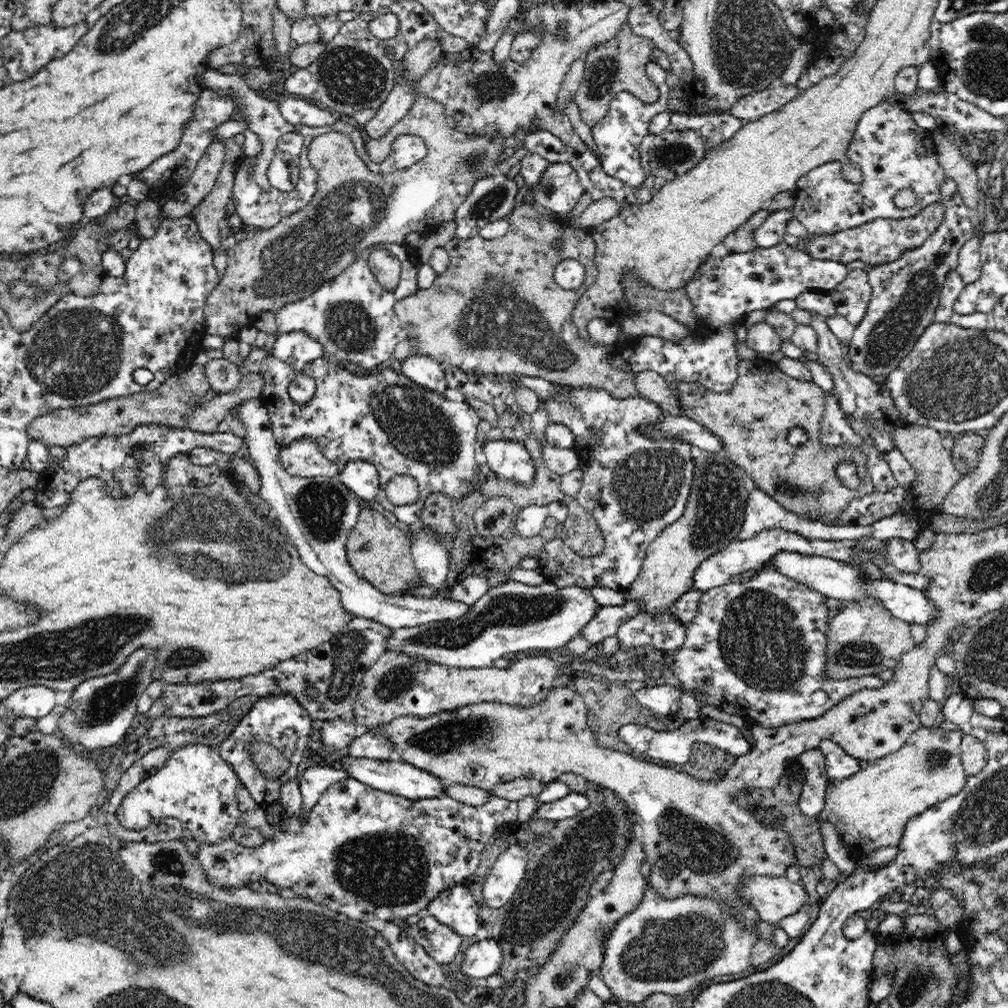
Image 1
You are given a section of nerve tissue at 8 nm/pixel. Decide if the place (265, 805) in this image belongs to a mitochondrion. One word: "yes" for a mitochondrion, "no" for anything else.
no

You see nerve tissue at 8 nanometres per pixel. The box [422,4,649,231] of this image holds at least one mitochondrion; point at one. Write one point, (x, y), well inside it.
(602, 74)

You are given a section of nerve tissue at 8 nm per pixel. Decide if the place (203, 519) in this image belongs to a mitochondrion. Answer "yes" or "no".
yes

